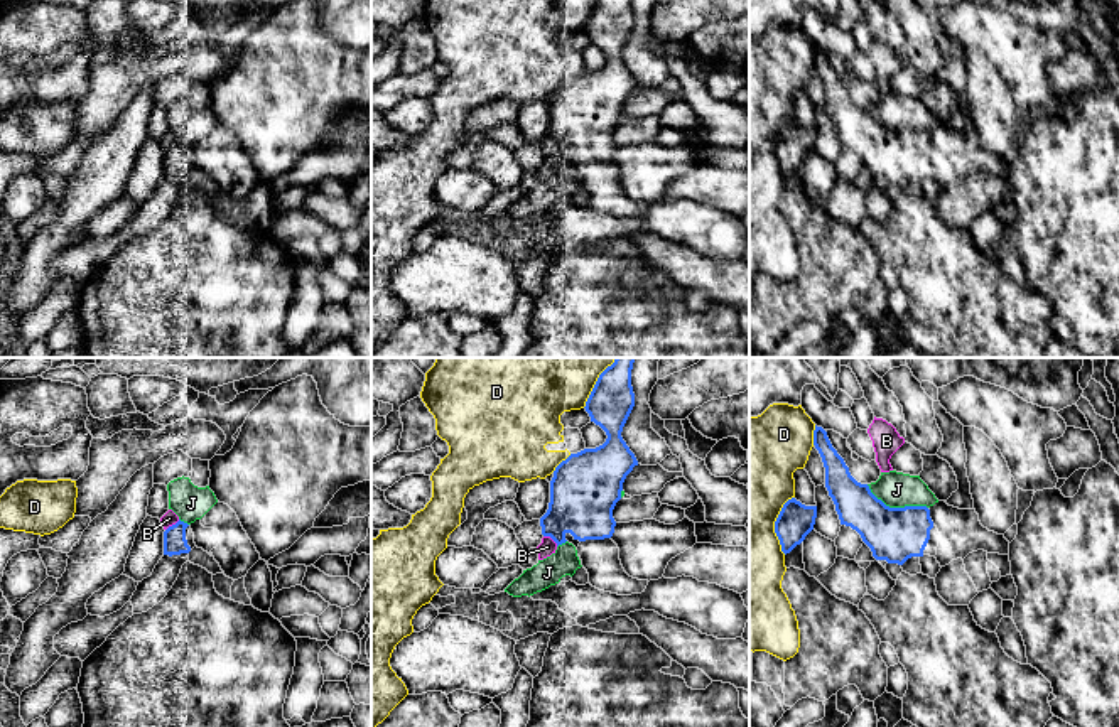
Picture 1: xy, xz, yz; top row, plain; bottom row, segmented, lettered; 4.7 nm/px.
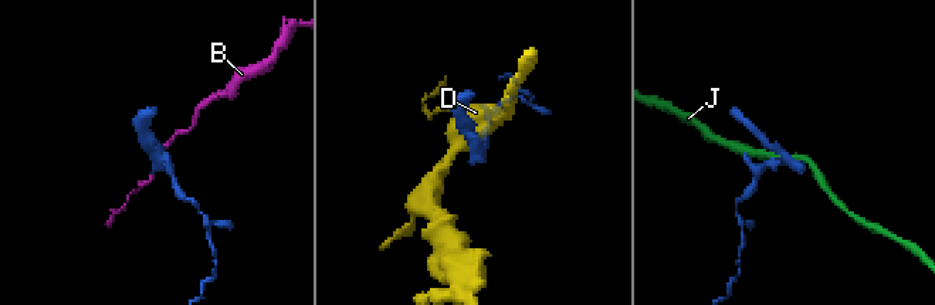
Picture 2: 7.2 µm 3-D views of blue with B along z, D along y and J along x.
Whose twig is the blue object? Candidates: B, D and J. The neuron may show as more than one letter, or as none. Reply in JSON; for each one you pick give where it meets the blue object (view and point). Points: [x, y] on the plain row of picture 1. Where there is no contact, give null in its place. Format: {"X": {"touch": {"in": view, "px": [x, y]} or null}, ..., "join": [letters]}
{"join": []}

